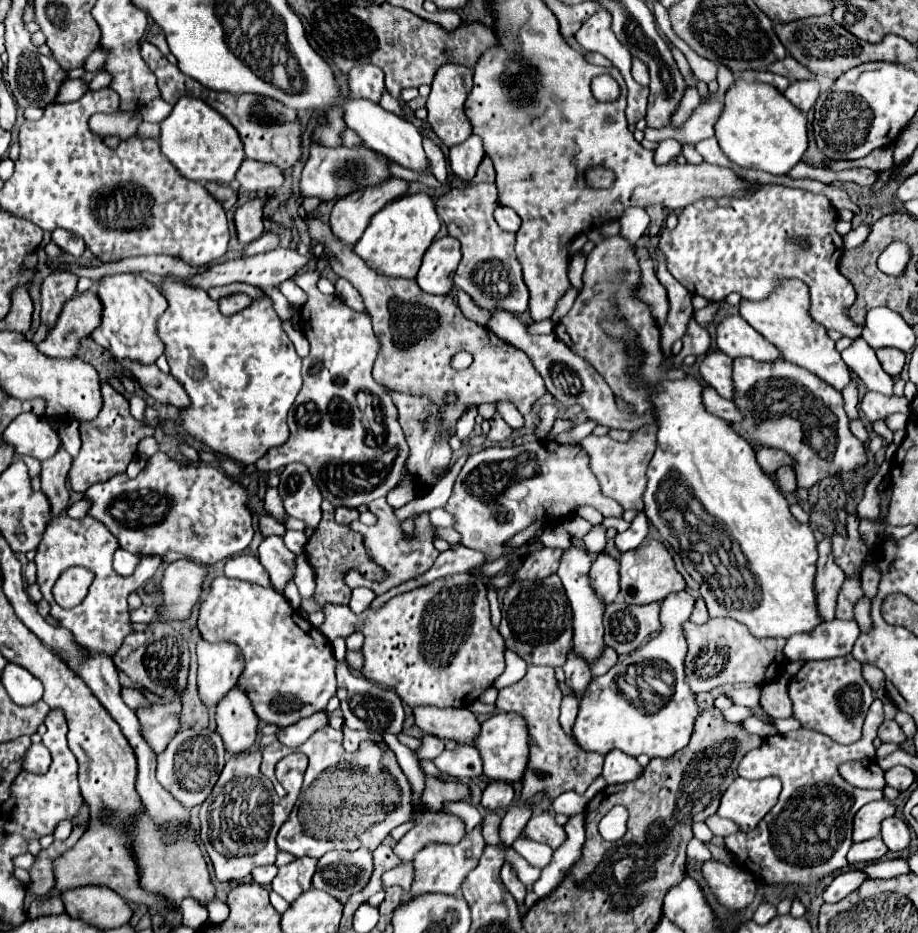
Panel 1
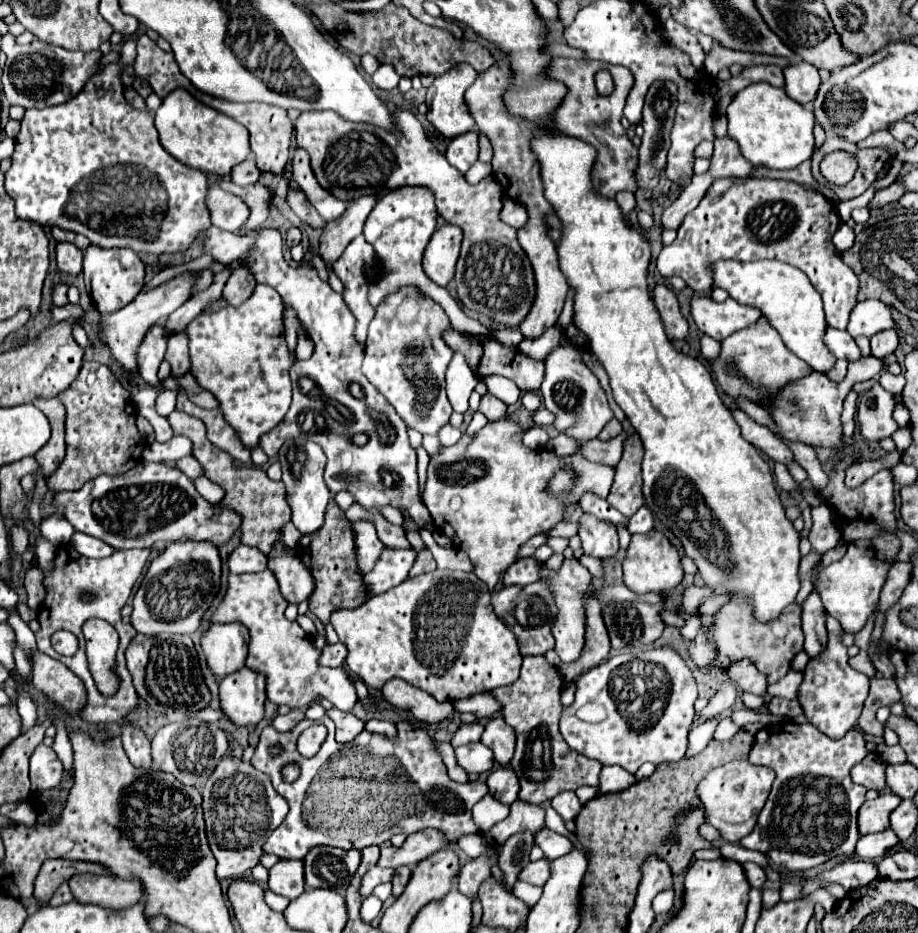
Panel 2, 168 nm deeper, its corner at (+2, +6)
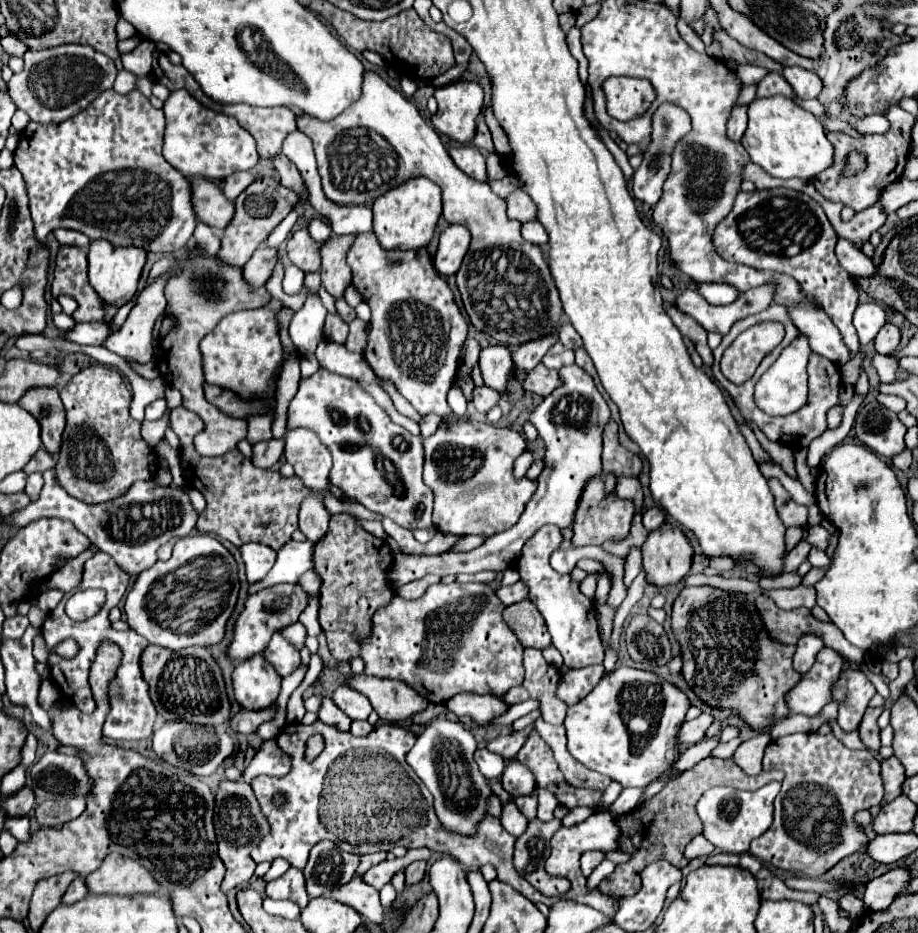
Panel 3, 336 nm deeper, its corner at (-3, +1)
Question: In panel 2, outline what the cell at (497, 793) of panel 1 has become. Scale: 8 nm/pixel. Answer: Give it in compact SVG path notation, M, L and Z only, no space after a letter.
M513 769L493 771L487 777L487 787L489 787L489 795L493 795L495 799L499 799L505 805L511 805L513 801L517 801L519 781L517 781L517 775L513 773Z

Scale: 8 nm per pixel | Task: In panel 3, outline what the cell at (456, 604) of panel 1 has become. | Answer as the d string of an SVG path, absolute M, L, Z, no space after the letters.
M452 582L452 584L434 584L426 590L426 594L418 600L402 600L400 596L394 596L394 600L380 608L376 614L374 614L374 624L372 624L372 632L370 636L362 638L362 658L366 662L366 674L370 676L380 676L380 678L394 678L394 680L402 680L406 682L408 686L412 686L418 694L422 694L422 698L426 698L428 702L434 702L434 704L444 704L448 698L452 698L454 694L460 694L460 692L474 692L474 694L496 694L496 696L504 696L510 688L522 684L522 678L524 678L524 666L522 666L522 644L518 642L518 638L514 636L514 632L506 626L506 622L502 620L502 610L504 610L504 604L498 600L496 592L488 586L488 584L458 584L458 582Z

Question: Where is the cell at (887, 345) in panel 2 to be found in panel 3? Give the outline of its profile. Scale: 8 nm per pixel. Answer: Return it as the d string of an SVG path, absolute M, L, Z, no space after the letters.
M894 324L882 326L882 330L876 336L876 352L878 354L892 354L900 344L900 330Z

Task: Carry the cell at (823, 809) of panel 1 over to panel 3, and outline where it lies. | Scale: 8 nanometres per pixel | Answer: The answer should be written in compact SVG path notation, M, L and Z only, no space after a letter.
M792 734L772 740L764 750L762 760L764 770L782 770L786 776L782 780L782 790L774 800L774 822L772 826L750 844L750 852L776 868L798 872L810 878L818 878L828 872L842 858L854 854L864 844L868 844L866 834L856 826L854 814L864 808L878 806L884 796L884 784L880 778L880 762L870 754L870 750L850 750L836 740L834 734Z

